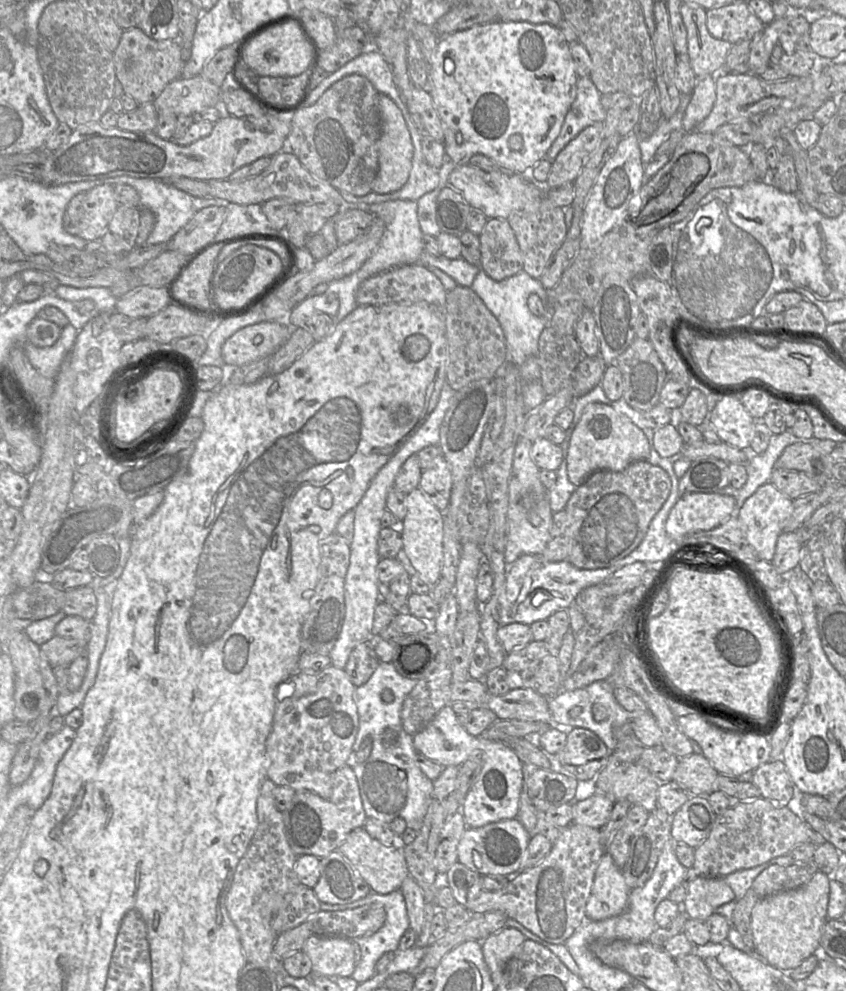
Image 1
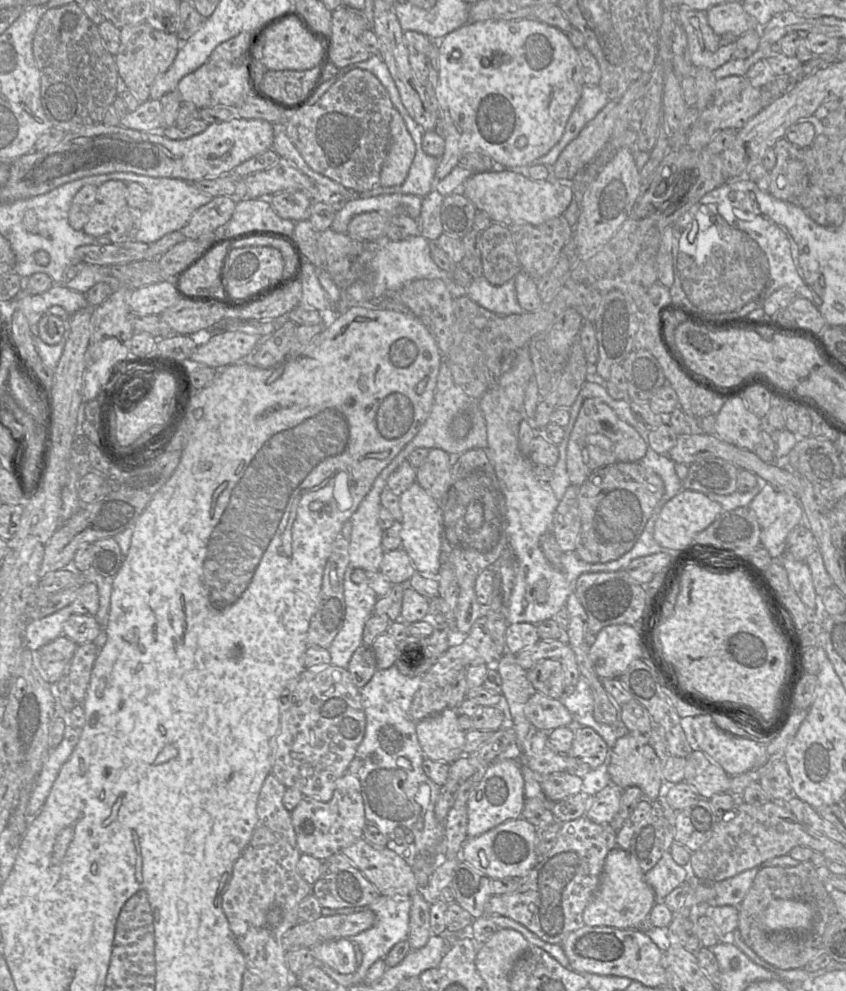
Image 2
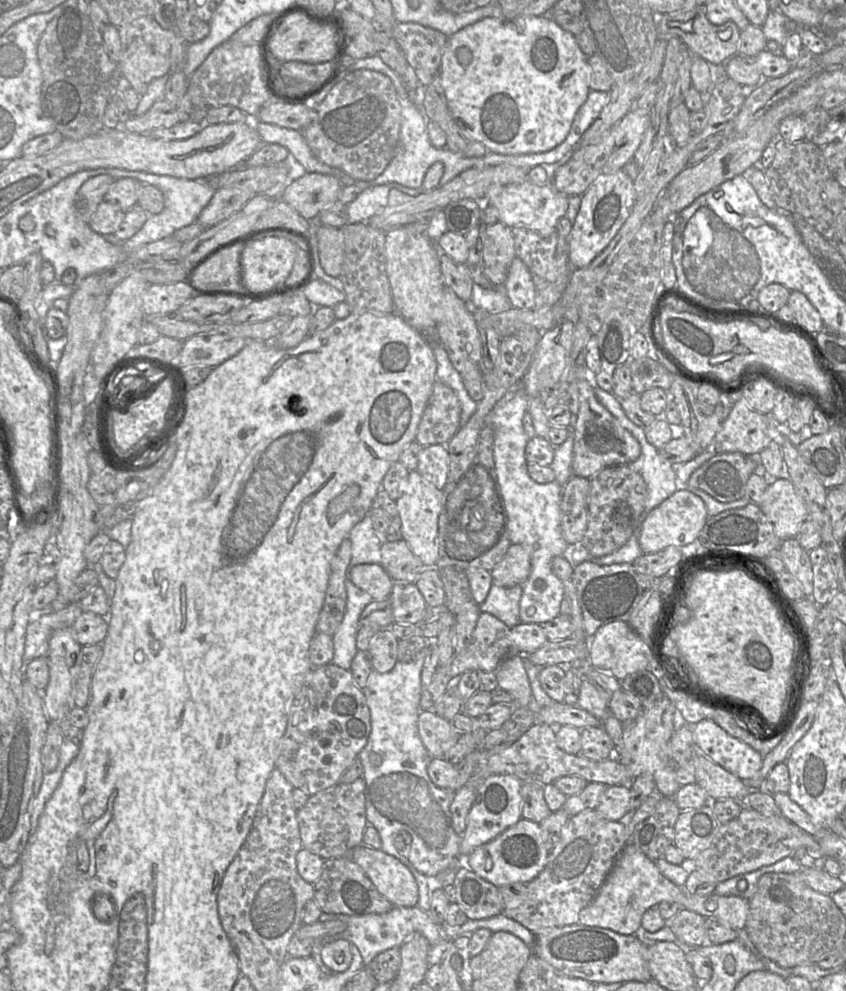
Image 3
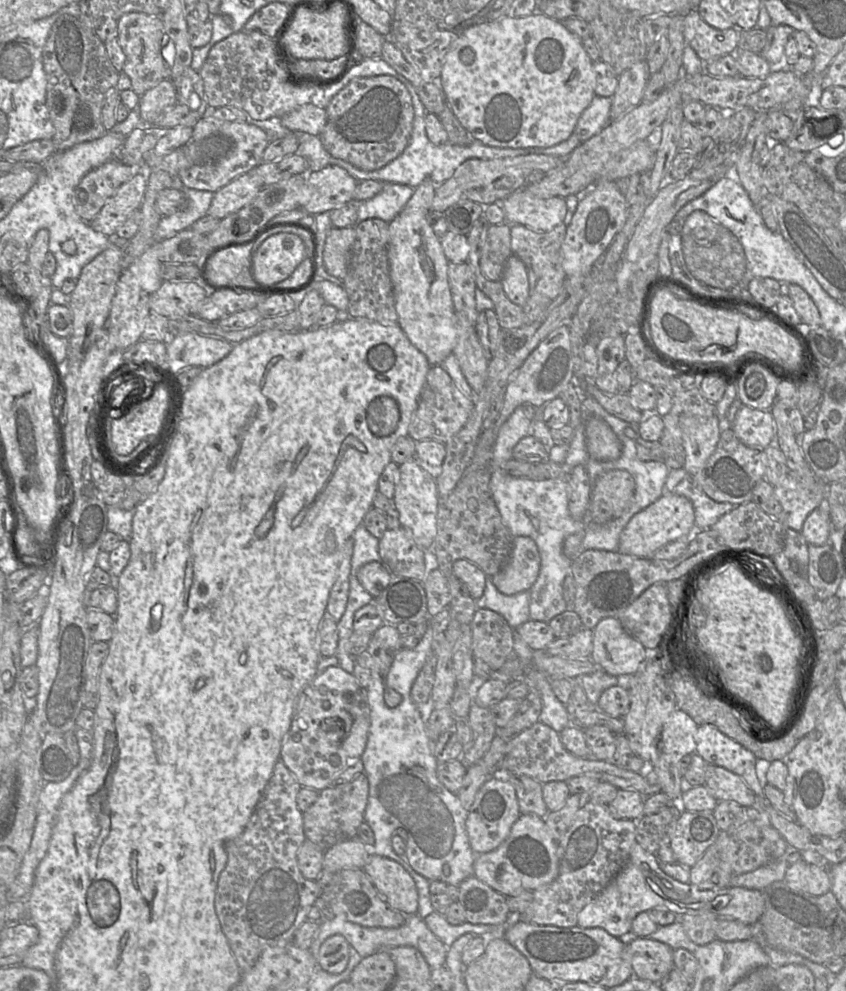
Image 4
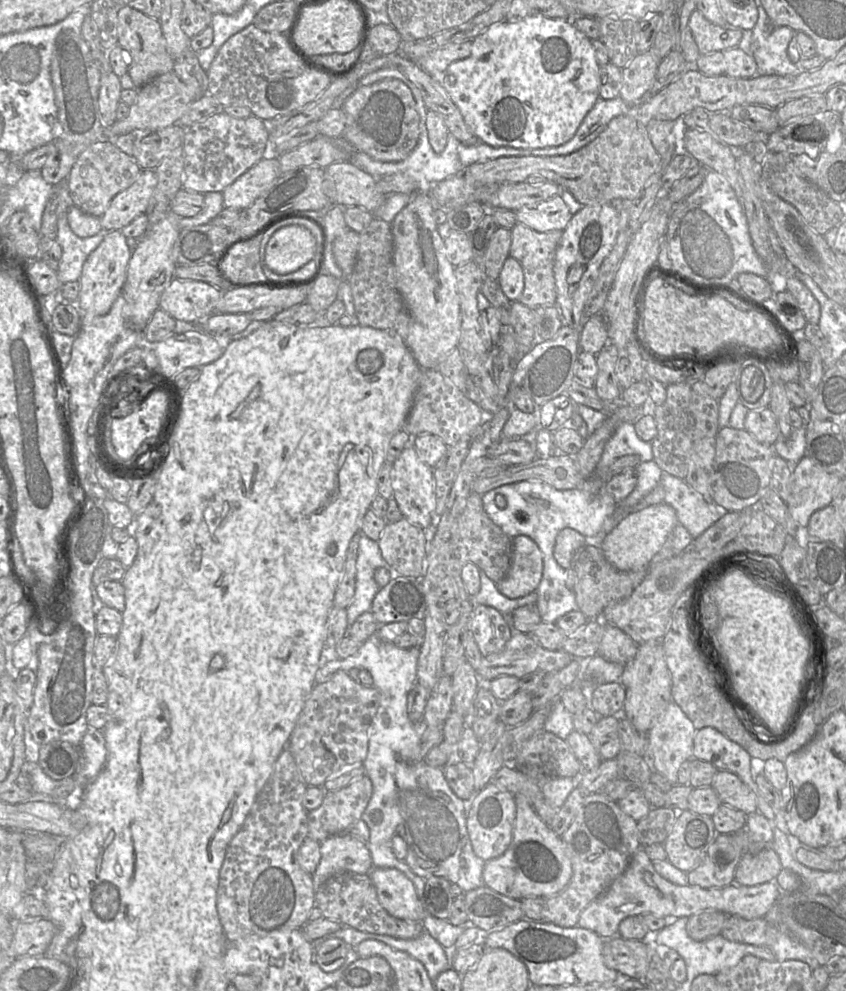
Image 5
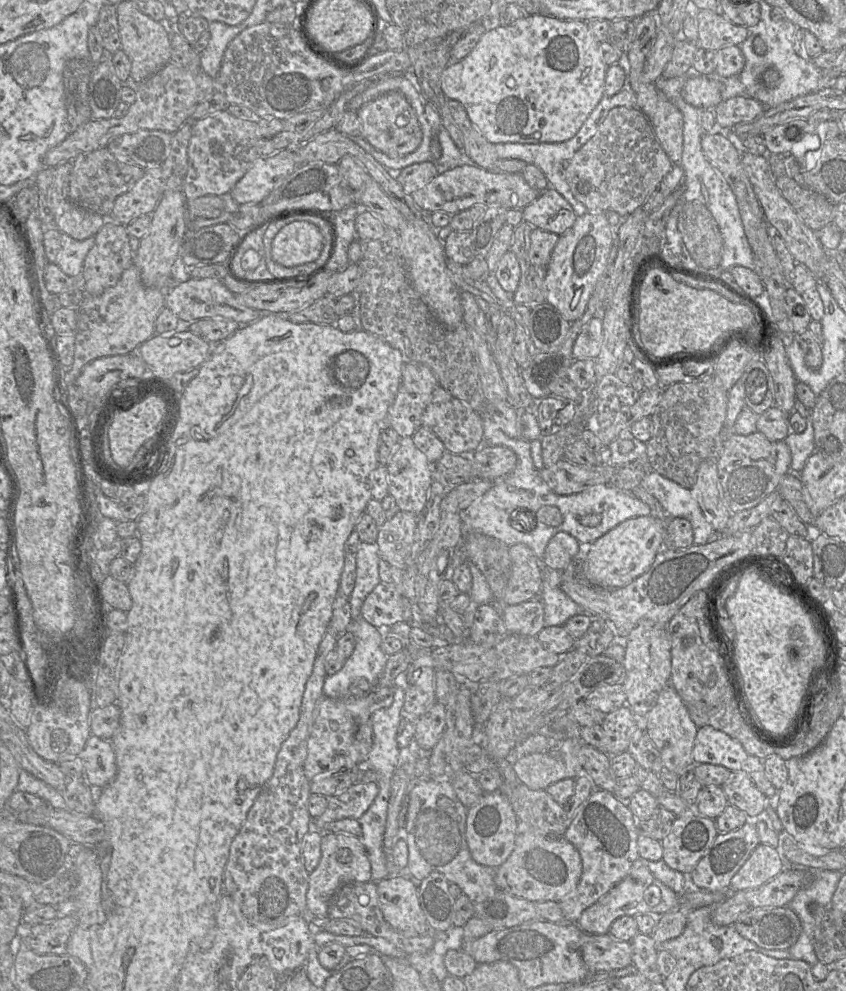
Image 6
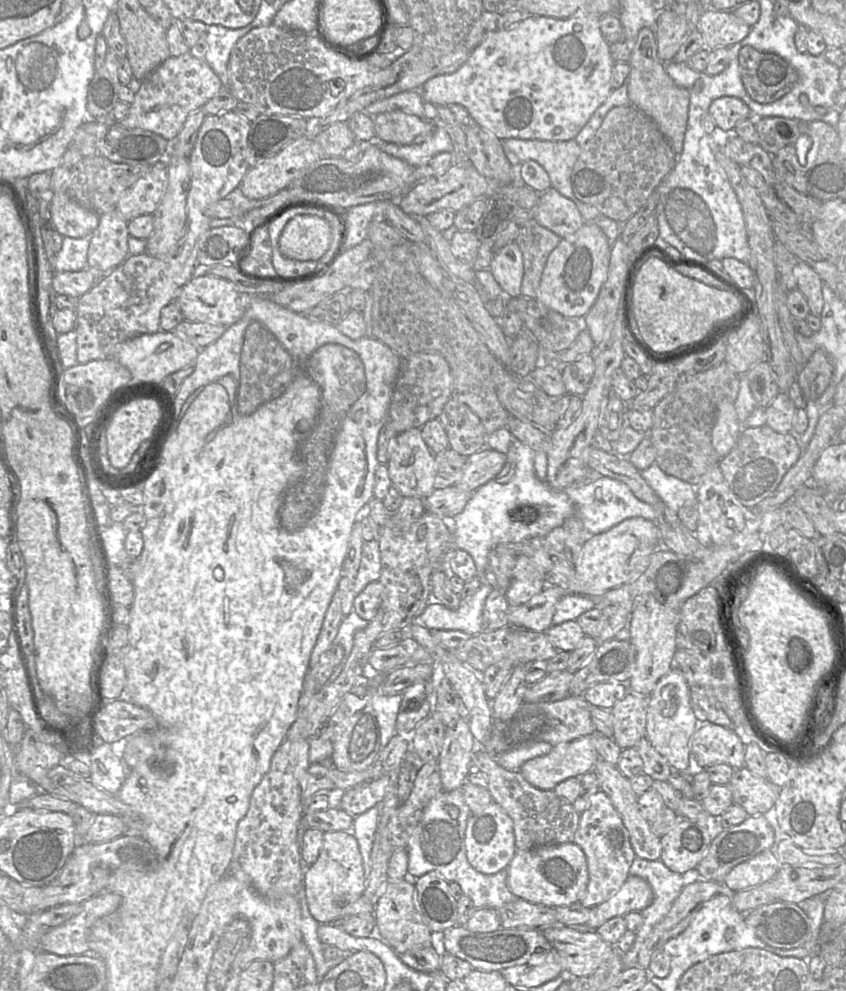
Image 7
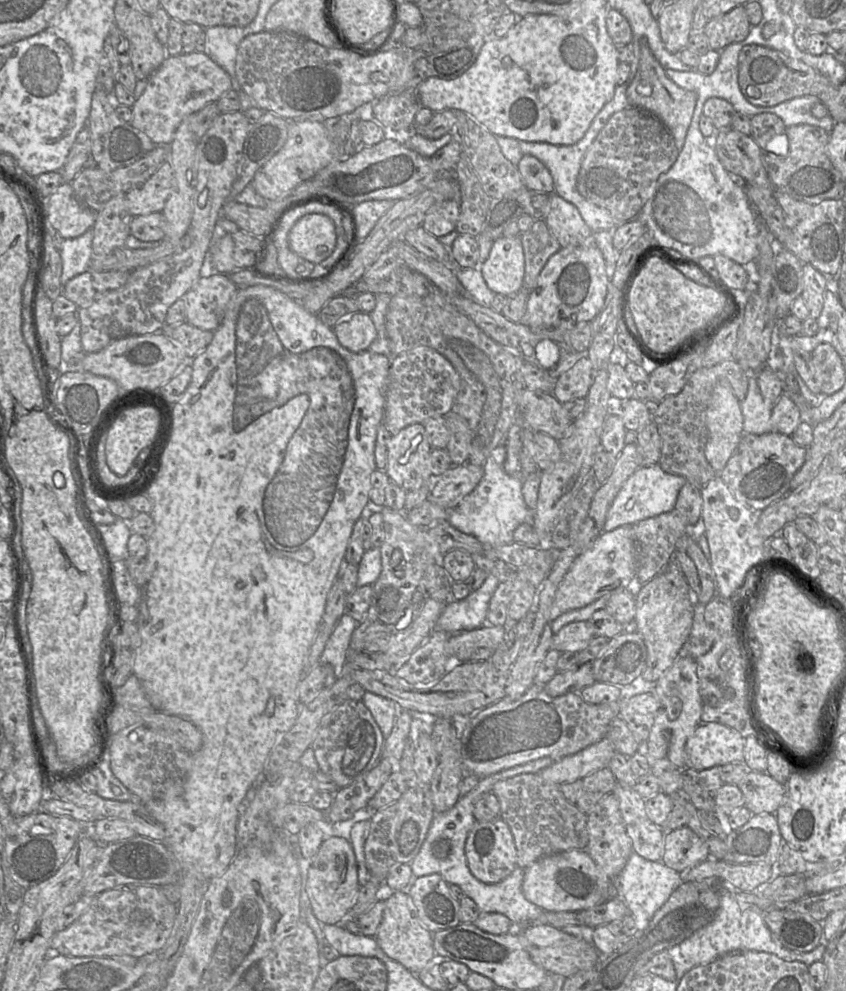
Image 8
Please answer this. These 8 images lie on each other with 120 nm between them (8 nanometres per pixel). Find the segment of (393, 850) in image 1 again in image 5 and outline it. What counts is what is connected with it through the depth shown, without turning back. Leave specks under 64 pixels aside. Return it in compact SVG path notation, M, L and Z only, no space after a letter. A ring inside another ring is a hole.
M376 868L370 871L381 906L393 917L420 922L425 909L413 883L395 868Z

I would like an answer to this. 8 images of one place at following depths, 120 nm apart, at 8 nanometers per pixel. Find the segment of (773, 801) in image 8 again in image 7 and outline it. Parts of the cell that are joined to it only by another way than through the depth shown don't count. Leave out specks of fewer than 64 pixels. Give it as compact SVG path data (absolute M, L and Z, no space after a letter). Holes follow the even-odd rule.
M747 767L735 769L728 784L732 791L733 802L743 807L748 815L762 815L770 811L778 798L779 789L768 778L753 774Z

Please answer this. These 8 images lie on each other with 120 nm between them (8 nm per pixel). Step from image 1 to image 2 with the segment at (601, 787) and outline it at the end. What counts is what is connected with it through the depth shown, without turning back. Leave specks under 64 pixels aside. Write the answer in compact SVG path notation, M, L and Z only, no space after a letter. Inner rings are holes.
M653 723L653 728L647 733L628 733L618 738L612 749L607 767L610 782L621 790L636 786L644 798L652 802L664 793L663 766L668 756L663 728Z

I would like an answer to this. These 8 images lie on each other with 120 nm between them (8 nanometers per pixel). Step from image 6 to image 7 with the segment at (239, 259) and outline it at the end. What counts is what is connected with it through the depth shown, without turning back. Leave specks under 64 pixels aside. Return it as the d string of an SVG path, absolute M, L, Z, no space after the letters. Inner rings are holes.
M262 226L253 234L239 268L252 275L274 277L277 273L272 263L271 241L266 228Z

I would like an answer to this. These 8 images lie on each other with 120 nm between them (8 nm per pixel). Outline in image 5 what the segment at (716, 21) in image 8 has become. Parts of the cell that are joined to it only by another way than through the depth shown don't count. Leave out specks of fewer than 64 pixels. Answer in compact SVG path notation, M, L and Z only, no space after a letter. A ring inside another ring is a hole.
M695 10L688 22L700 55L738 47L743 31L738 28L725 28L707 20L699 10Z

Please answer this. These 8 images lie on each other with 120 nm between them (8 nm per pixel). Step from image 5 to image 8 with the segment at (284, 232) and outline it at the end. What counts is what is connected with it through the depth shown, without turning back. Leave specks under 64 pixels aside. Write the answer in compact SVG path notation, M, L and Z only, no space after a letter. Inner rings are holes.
M309 214L299 219L289 232L288 244L299 257L318 264L328 258L336 245L333 221L322 214Z

